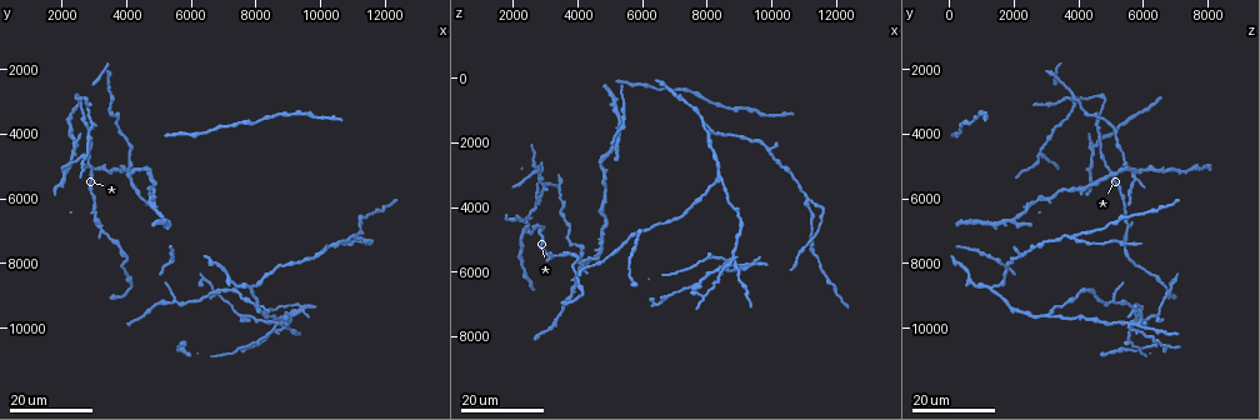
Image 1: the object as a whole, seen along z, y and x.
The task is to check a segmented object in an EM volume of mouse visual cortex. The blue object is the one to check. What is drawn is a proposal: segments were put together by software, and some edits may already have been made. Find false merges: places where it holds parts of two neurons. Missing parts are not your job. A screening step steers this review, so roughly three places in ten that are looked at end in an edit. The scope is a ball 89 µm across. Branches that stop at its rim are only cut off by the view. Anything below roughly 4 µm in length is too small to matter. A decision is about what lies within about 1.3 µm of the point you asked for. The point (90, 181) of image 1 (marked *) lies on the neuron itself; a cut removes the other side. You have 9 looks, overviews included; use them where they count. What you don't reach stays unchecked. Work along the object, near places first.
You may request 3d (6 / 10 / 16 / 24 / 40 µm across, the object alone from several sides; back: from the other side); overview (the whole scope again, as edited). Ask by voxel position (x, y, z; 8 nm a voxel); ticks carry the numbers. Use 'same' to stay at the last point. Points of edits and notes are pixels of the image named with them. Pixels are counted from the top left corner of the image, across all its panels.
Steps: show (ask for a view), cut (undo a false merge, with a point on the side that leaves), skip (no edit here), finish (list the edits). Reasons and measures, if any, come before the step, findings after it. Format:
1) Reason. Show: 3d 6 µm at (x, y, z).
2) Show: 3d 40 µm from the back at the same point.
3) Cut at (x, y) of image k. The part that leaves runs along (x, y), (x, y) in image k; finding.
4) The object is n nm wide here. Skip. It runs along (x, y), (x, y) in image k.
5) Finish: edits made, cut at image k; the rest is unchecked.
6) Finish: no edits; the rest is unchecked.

Small branch off a trunk. Show: 3d 16 µm at (3200, 6900, 5500).

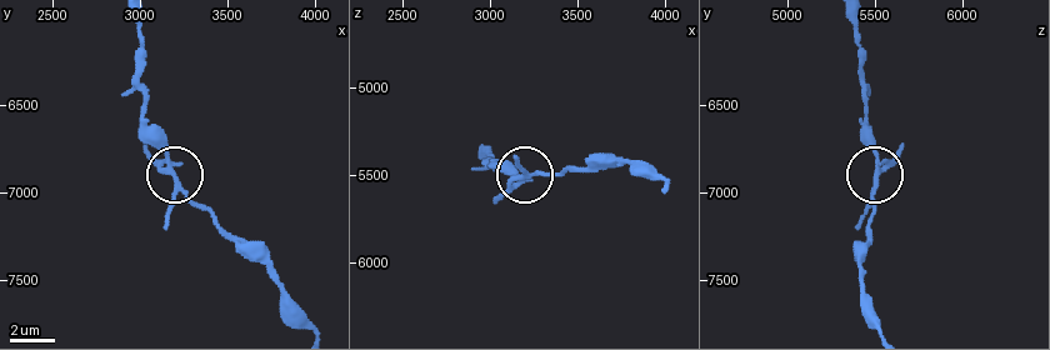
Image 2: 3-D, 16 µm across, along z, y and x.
Show: 3d 6 µm at (3160, 6860, 5520).

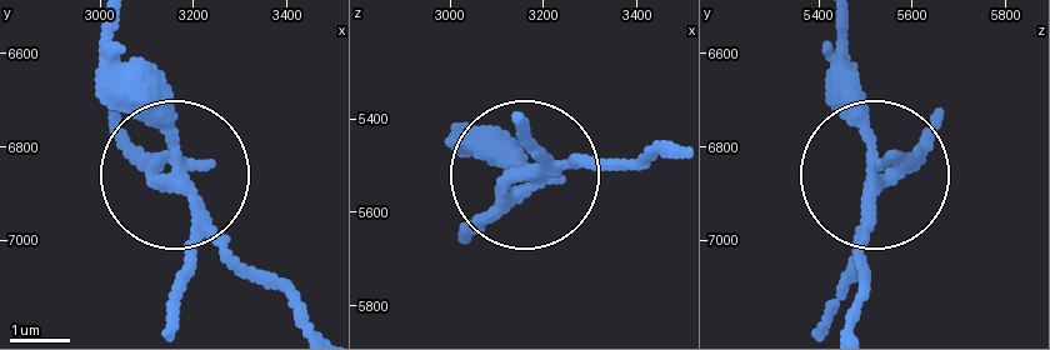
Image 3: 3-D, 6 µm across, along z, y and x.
3 arms meet here. Skip. It runs along (838, 31), (838, 90), (868, 150), (868, 295) in image 3; all the same neuron.

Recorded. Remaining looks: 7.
Calibre changes. Show: 3d 24 µm at (4100, 8600, 6500).

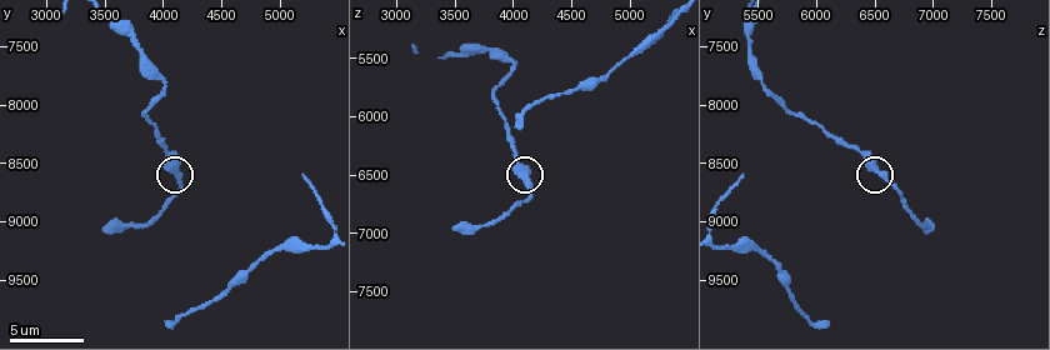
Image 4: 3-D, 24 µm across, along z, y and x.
Show: 3d 10 µm at (4100, 8600, 6560).

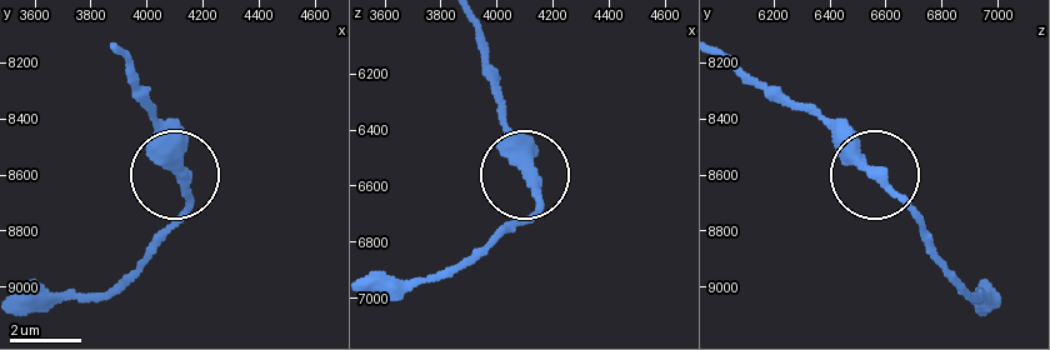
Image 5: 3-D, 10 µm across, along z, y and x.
Skip. It runs along (470, 23), (505, 158), (533, 193), (515, 226) in image 5; one neuron here.

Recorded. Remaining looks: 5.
Calibre changes. Show: 3d 10 µm at (3960, 7740, 5500).

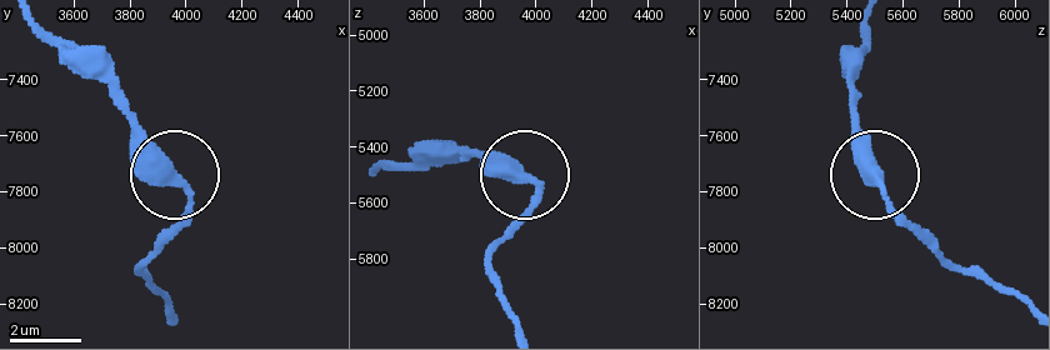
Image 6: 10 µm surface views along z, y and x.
The object is 370 nm wide here. Skip. It runs along (868, 21), (849, 93), (849, 138), (918, 233) in image 6; continuous, no second neuron.

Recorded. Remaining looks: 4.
Calibre changes. Show: 3d 16 µm at (9000, 9700, 4500).

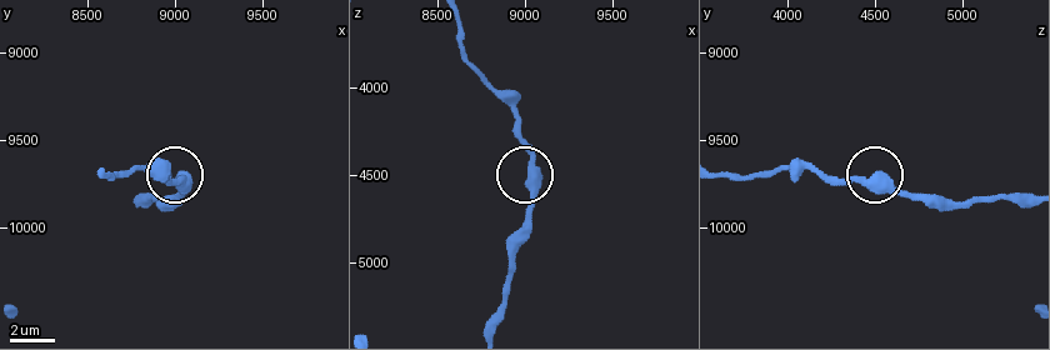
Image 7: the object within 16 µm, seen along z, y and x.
Show: 3d 10 µm at (9040, 9720, 4400).

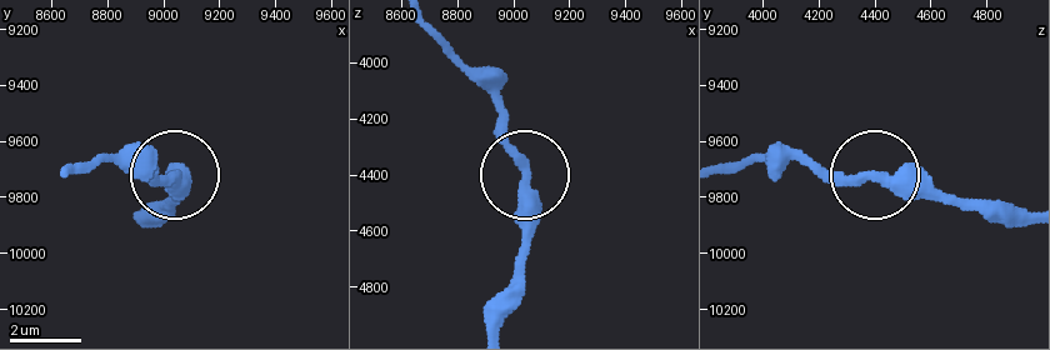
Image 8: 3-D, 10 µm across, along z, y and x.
Skip. It runs along (728, 175), (790, 156), (844, 175), (915, 175), (984, 201) in image 8; continuous, no second neuron.

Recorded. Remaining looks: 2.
Two arms in line, one across. Show: 3d 24 µm at (8500, 9600, 3100).

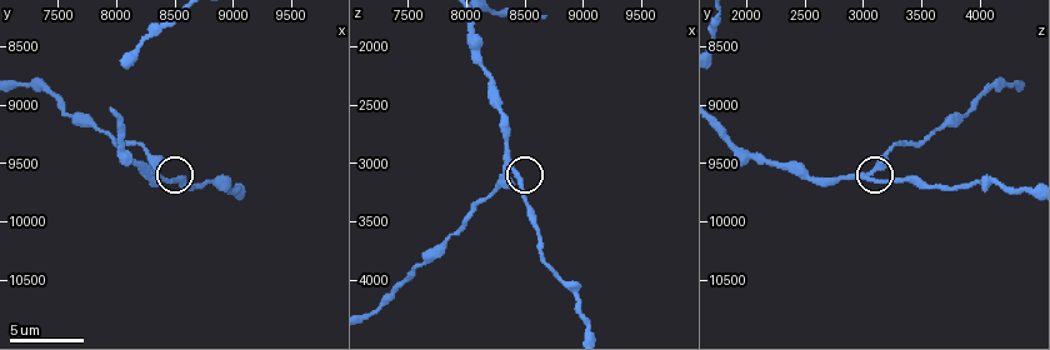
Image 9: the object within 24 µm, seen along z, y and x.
Closer look. Show: 3d 10 µm at (8380, 9640, 3040).

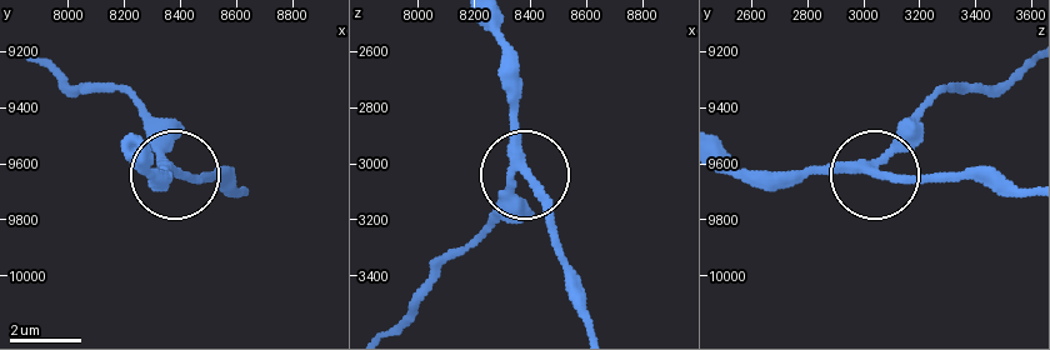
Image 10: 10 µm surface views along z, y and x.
Skip. All the same neuron.

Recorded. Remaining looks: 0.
Finish: no edits; the rest is unchecked.

